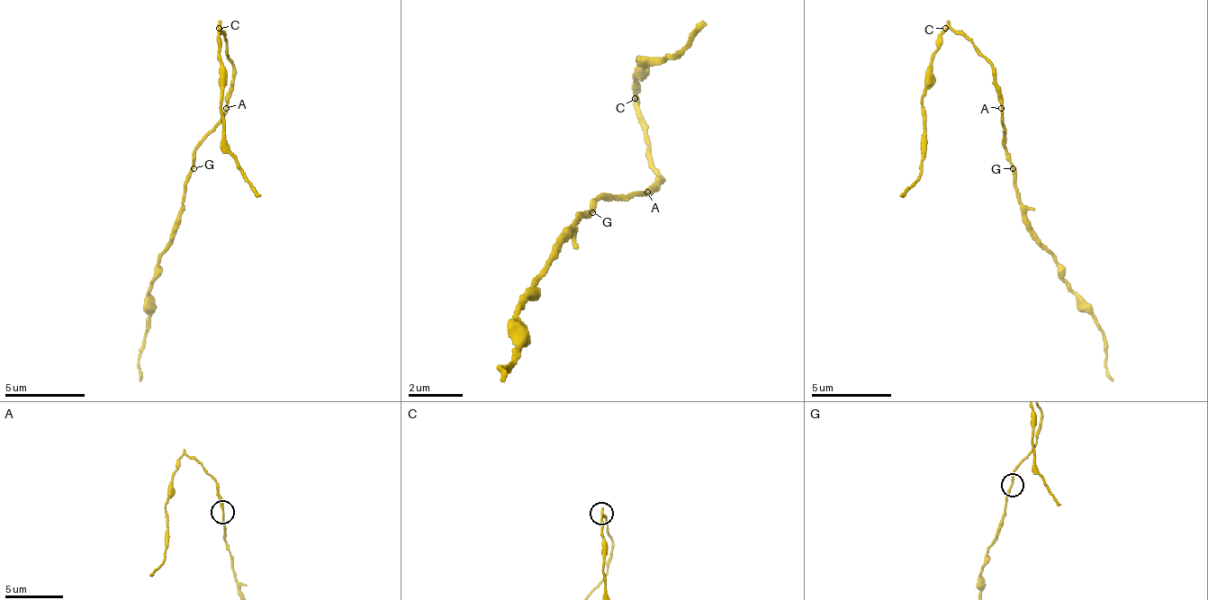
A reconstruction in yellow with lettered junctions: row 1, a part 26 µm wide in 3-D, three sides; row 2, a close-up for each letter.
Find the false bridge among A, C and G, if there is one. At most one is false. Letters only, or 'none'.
C

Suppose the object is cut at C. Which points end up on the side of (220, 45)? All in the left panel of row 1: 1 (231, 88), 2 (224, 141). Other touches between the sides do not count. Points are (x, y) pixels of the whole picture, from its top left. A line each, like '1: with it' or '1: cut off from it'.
1: cut off from it
2: with it

